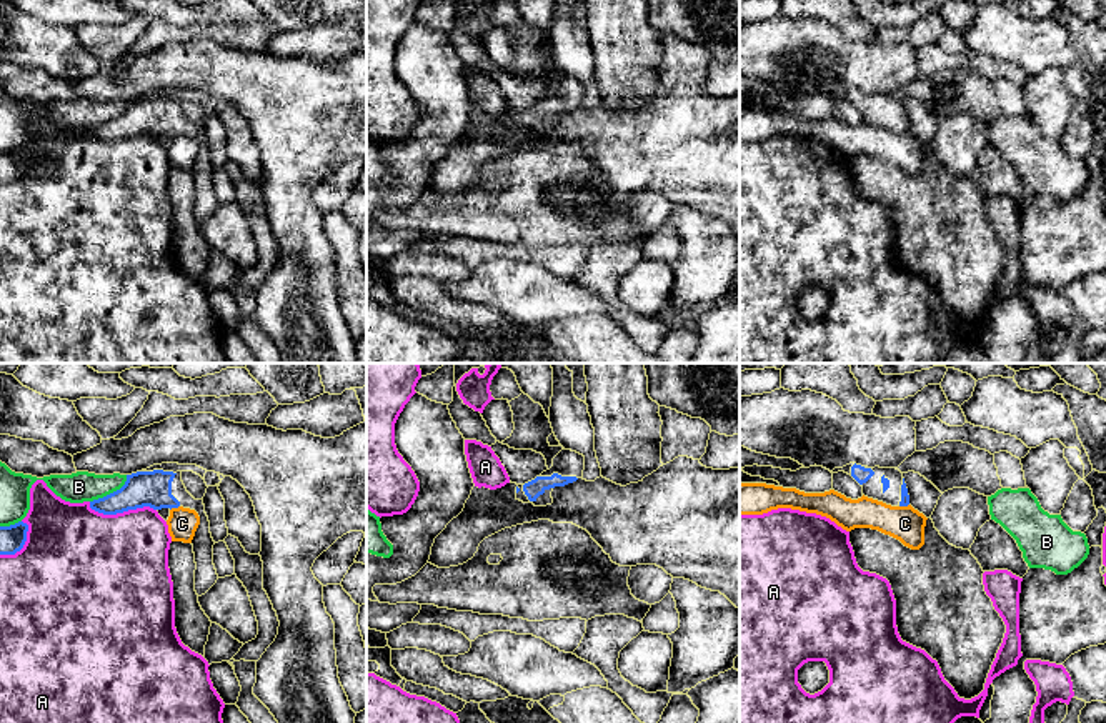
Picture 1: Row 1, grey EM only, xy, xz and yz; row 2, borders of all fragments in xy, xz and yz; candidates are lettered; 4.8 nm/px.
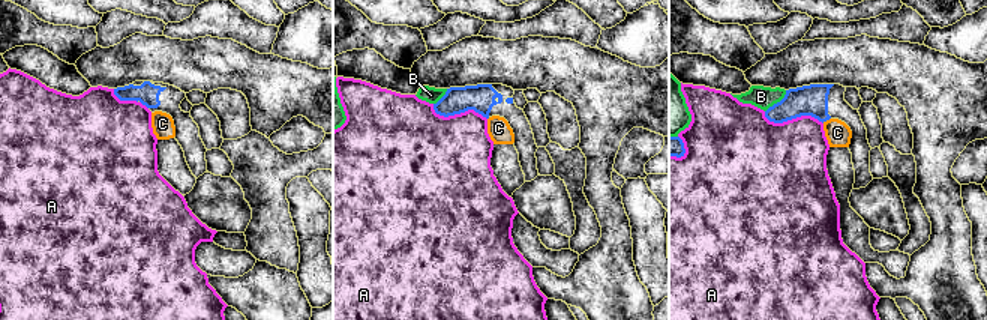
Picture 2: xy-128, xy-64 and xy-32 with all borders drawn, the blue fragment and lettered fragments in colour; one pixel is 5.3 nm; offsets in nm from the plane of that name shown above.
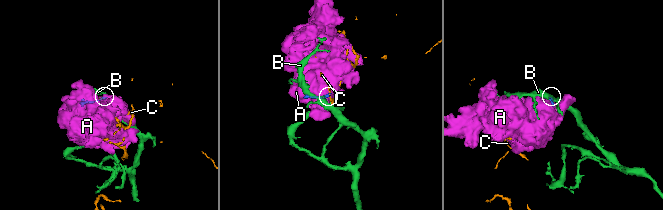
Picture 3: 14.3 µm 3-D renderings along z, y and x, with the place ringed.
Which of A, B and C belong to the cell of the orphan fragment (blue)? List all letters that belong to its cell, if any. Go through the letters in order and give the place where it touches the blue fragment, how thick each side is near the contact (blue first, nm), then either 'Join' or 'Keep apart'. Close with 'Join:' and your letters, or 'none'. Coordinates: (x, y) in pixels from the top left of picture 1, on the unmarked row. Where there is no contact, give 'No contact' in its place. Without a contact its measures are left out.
A: Touches blue at xy (120, 139). Thickness 180 nm (blue) against 480 nm. Keep apart
B: Touches blue at xy (110, 120). Thickness 180 nm (blue) against 150 nm. Keep apart
C: Touches blue at xy (174, 134). Thickness 180 nm (blue) against 140 nm. Keep apart
Join: none

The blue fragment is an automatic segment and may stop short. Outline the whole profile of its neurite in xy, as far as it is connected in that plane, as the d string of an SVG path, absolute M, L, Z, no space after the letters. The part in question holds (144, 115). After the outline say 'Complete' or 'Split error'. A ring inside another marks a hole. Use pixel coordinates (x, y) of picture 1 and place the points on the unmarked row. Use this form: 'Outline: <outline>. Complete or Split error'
Outline: M137 98L127 102L125 112L98 127L90 128L90 135L103 142L117 142L128 137L150 133L162 135L190 135L200 143L200 152L192 167L195 180L195 218L205 222L218 207L213 192L213 165L210 148L205 140L203 127L195 127L182 108L182 98Z. Split error

